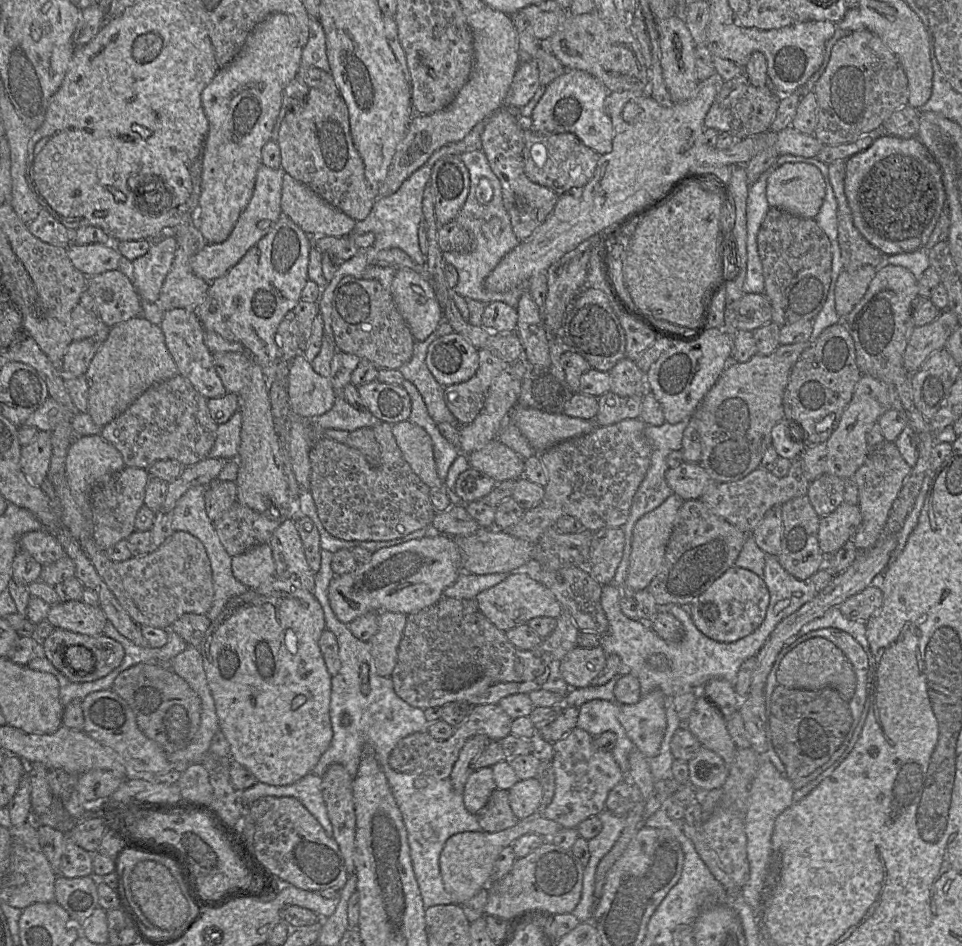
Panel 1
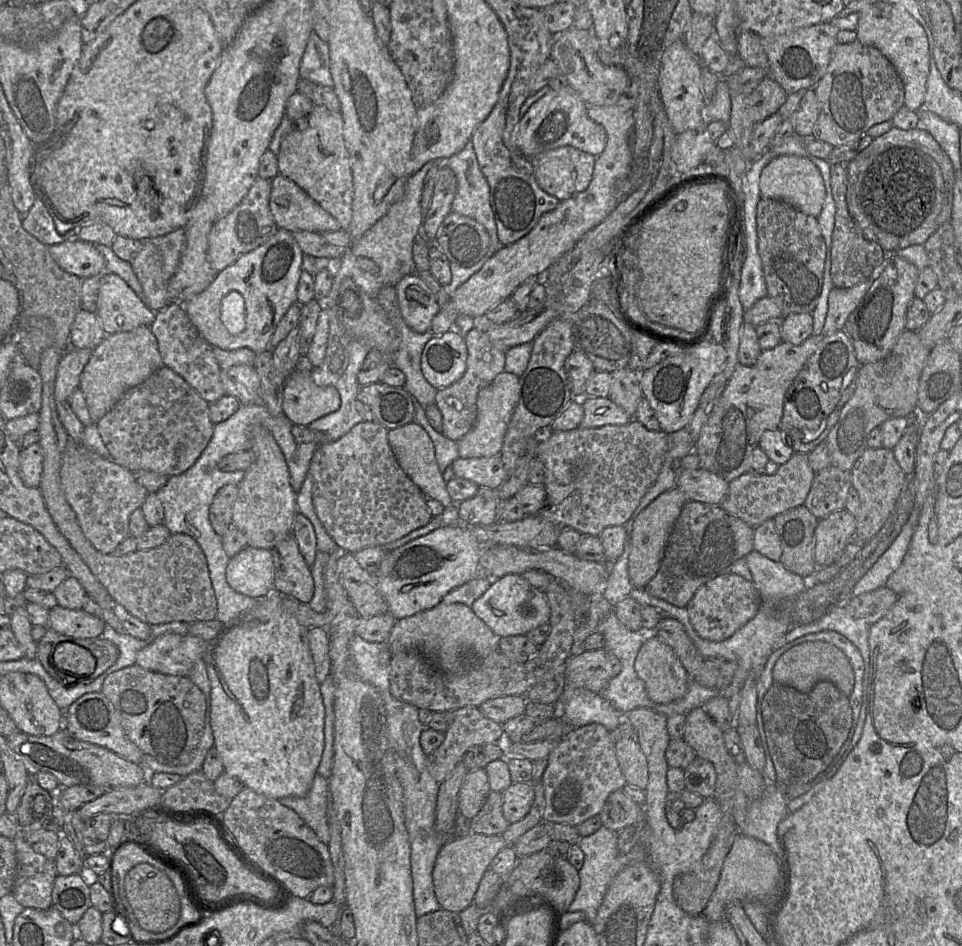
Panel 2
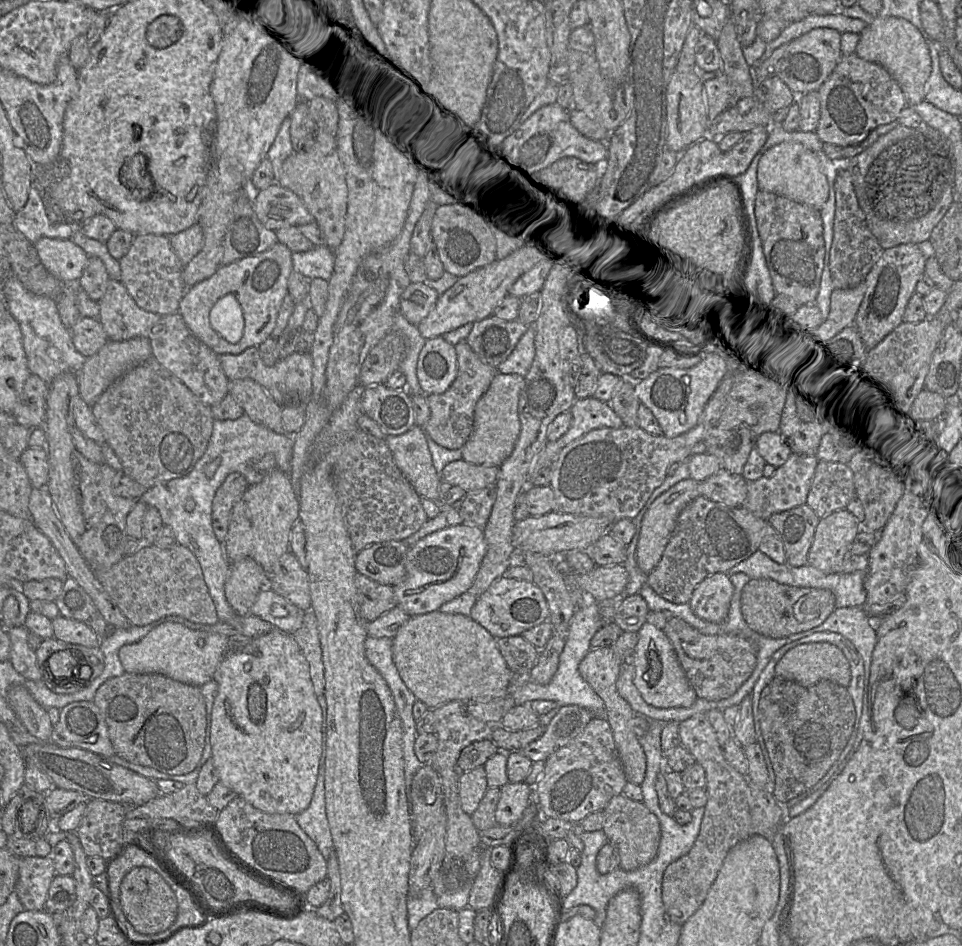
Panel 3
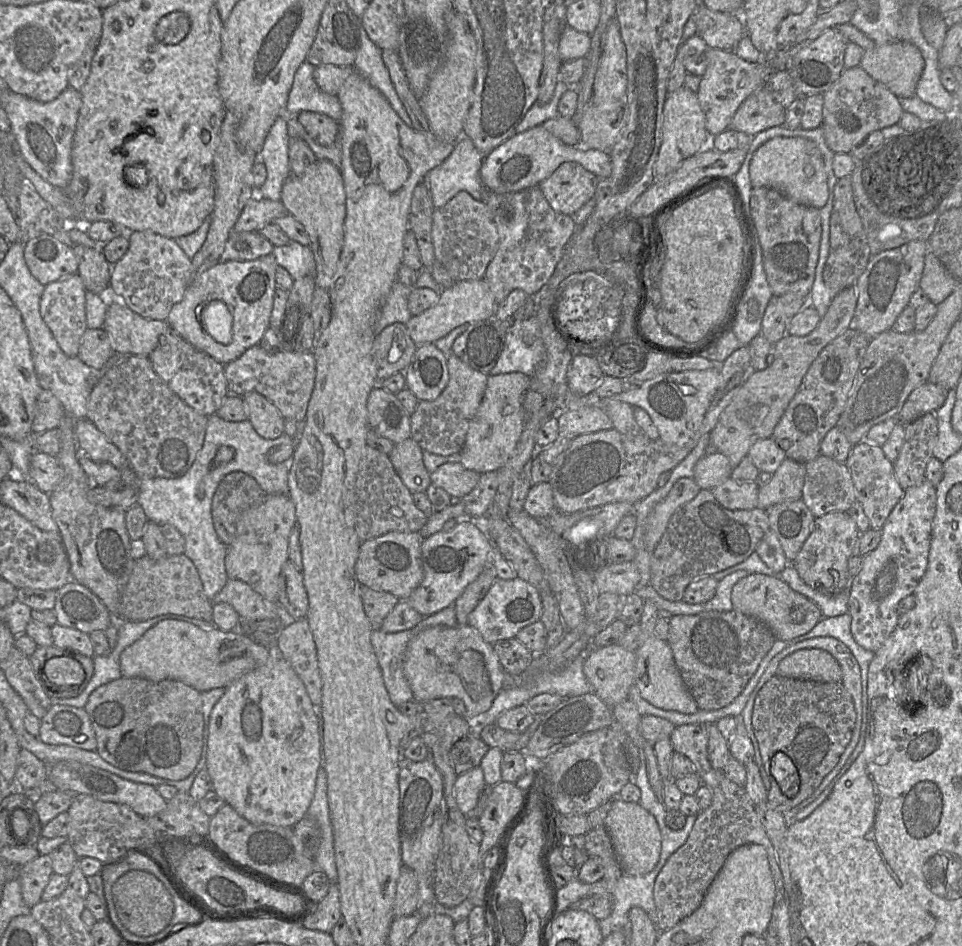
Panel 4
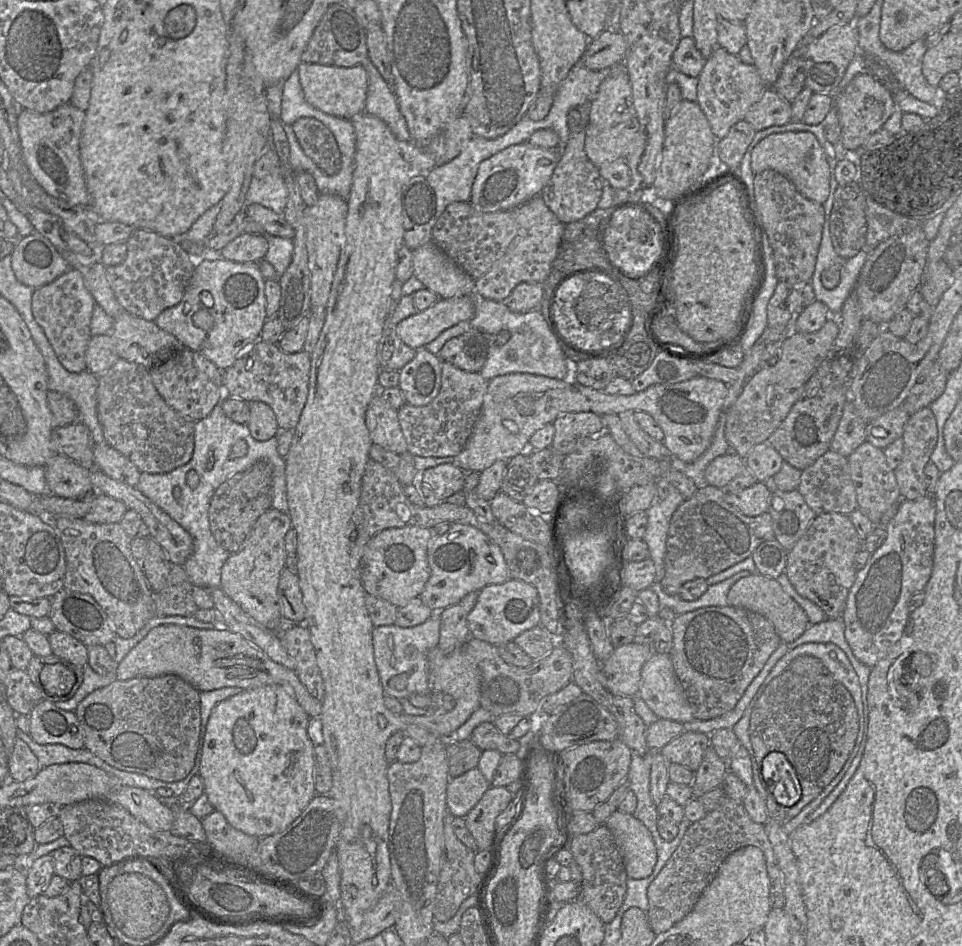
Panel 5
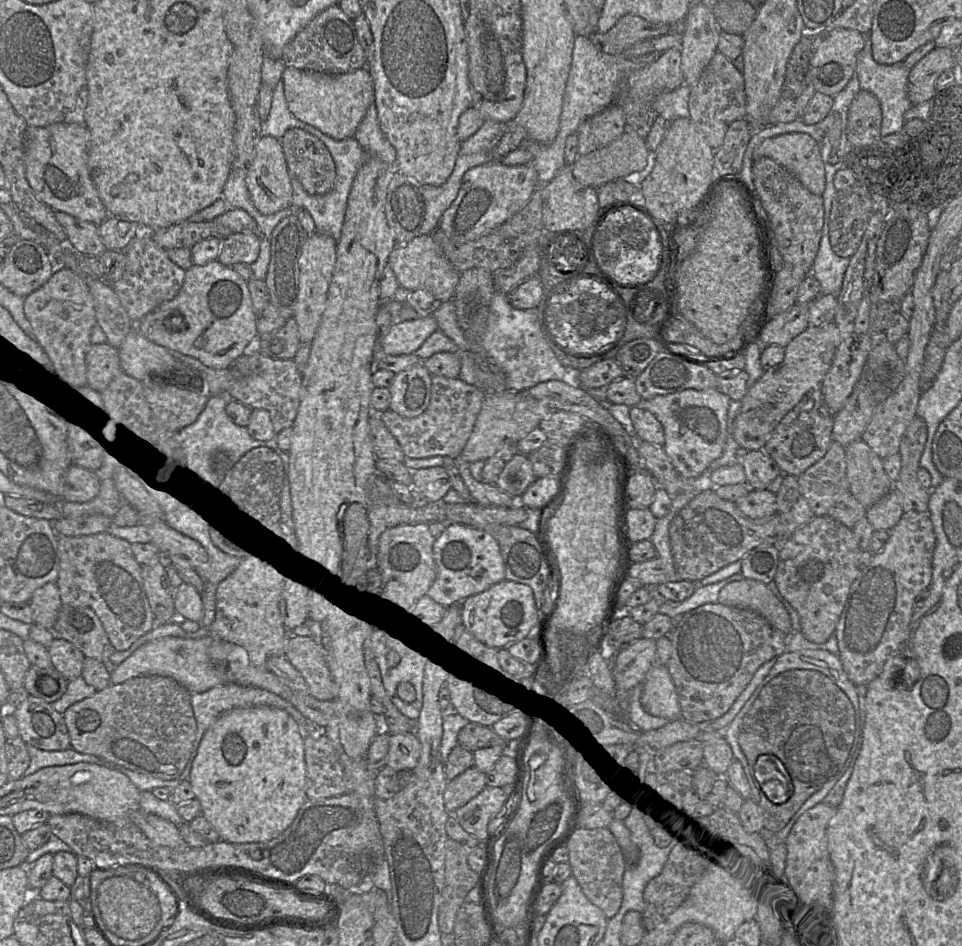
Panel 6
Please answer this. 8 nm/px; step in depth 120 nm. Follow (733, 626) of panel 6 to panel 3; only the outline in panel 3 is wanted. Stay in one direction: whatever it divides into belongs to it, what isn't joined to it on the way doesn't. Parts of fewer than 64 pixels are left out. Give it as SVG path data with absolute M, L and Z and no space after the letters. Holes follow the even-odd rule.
M673 616L667 618L666 625L662 631L674 647L678 661L698 698L719 701L732 696L751 676L756 667L756 645L752 640L743 636L724 633L705 635L684 620Z

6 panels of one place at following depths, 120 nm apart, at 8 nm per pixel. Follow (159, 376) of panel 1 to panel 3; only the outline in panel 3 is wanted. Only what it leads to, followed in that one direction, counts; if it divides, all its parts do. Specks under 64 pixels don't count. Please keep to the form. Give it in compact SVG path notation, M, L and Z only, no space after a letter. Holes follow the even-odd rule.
M135 337L124 341L108 342L86 361L76 375L79 387L79 396L92 407L101 394L118 378L133 367L141 364L152 356L151 344L148 337Z

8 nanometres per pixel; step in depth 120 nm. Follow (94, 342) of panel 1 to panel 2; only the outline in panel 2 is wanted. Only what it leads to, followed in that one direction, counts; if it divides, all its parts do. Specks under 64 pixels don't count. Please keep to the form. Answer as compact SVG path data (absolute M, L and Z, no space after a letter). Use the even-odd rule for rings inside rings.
M69 348L62 356L56 373L56 405L68 401L71 394L79 388L80 375L92 354L91 349Z

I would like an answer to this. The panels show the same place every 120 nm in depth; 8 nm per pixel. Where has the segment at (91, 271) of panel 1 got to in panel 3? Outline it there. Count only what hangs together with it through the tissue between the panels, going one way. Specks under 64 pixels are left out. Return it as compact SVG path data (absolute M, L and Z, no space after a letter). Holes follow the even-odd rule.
M40 238L34 244L45 269L65 284L77 284L89 256L71 239Z

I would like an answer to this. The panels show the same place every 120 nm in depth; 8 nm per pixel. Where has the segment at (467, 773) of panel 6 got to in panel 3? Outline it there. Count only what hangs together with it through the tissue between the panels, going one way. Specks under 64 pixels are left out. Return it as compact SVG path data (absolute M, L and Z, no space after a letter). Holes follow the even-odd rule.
M483 766L459 775L459 797L461 807L465 813L472 815L487 790L486 772Z

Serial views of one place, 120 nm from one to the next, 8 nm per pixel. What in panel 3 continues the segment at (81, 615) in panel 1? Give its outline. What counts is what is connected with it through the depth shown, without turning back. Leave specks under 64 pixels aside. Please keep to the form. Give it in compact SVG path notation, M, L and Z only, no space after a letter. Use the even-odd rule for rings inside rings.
M61 615L51 620L54 637L66 643L85 647L99 647L100 639L85 622L68 619Z

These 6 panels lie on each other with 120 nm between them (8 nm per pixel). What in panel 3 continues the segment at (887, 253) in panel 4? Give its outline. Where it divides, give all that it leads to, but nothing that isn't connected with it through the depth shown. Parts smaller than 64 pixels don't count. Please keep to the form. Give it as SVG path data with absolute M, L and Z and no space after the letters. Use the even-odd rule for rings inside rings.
M901 244L883 251L879 260L867 274L865 294L854 320L860 342L870 351L902 323L908 301L924 275L926 257L916 244Z

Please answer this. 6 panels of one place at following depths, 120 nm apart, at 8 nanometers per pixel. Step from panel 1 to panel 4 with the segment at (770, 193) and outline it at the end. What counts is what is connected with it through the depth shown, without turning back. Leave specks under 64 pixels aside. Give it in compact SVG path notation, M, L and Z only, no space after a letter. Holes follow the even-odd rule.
M776 136L760 146L750 162L750 178L753 188L773 188L801 205L821 209L829 198L822 153L815 142L804 137Z

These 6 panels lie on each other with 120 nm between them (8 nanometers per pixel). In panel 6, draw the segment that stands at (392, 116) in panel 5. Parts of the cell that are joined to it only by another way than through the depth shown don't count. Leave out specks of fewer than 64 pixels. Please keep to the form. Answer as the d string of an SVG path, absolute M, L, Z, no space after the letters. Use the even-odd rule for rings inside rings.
M374 103L368 107L354 134L354 138L367 155L376 156L383 162L391 165L395 164L396 151L380 128Z

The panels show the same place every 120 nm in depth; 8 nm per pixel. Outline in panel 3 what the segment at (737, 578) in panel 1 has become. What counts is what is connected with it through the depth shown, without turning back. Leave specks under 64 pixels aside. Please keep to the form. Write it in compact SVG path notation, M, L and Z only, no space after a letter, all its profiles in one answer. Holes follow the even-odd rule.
M727 573L705 578L693 591L689 606L699 618L722 623L726 620L734 587Z

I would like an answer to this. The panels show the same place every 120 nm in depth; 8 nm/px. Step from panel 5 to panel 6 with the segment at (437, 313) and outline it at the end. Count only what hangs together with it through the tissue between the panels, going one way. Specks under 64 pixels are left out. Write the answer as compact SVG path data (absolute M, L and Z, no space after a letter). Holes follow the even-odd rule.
M431 315L392 324L381 340L386 354L412 354L438 329L436 319Z

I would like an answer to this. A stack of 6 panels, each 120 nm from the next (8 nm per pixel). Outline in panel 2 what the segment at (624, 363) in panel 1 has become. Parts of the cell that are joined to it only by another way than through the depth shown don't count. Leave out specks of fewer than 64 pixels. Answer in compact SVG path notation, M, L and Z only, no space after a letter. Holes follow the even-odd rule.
M628 367L612 372L609 398L631 416L635 416L643 398L640 386L640 372Z

